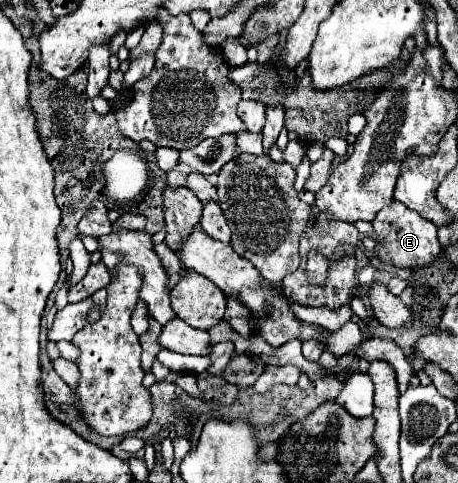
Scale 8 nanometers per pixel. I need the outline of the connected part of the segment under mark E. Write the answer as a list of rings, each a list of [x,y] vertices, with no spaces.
[[[394,200],[392,204],[388,204],[384,210],[380,210],[380,214],[372,224],[374,224],[376,240],[380,242],[380,250],[382,250],[378,256],[396,268],[410,268],[410,266],[422,268],[434,262],[440,254],[436,226],[426,218],[422,218],[420,214],[408,210],[402,202]]]

